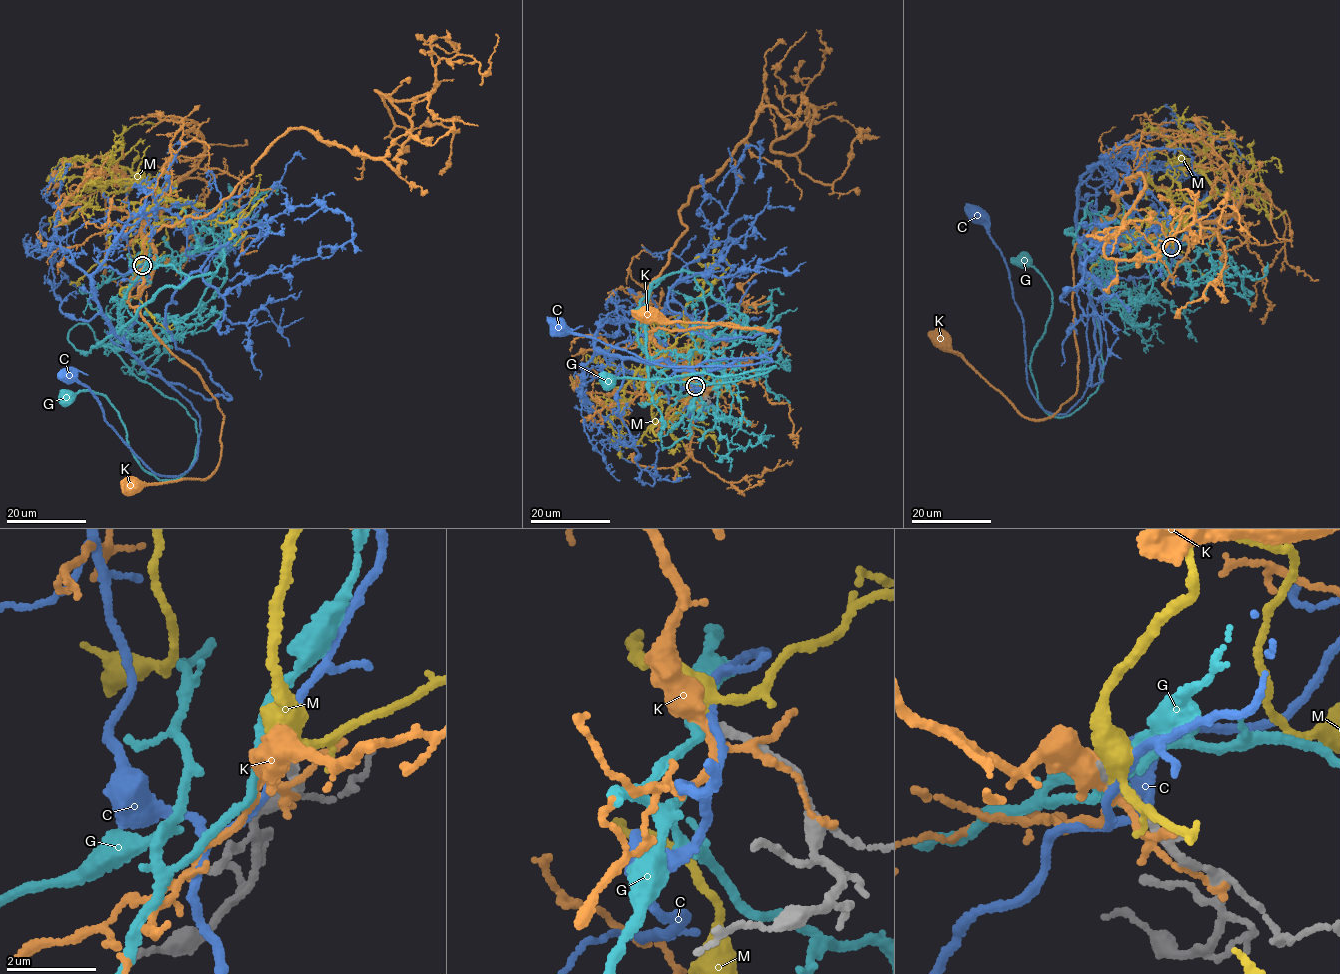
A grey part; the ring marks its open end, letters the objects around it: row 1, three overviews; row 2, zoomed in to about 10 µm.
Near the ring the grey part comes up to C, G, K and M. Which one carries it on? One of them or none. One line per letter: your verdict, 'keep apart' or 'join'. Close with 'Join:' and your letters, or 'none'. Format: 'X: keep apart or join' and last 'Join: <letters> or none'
C: keep apart
G: keep apart
K: keep apart
M: keep apart
Join: none

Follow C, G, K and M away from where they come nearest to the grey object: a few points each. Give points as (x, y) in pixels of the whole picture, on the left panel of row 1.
C: (142, 265), (128, 352), (199, 415), (195, 460), (173, 477), (152, 471), (69, 375)
G: (142, 264), (117, 326), (163, 341), (68, 339), (186, 410), (189, 469), (160, 480), (104, 396), (65, 397)
K: (143, 264), (151, 260), (127, 302), (198, 374), (224, 419), (217, 466), (205, 478), (131, 487)
M: (143, 264), (147, 236), (182, 207), (79, 157), (59, 171), (65, 178)

